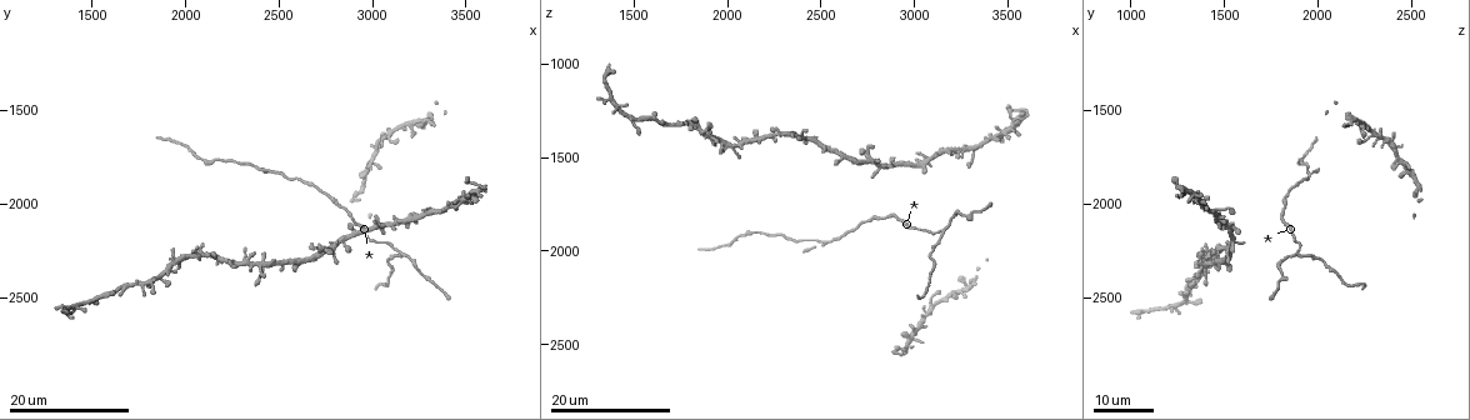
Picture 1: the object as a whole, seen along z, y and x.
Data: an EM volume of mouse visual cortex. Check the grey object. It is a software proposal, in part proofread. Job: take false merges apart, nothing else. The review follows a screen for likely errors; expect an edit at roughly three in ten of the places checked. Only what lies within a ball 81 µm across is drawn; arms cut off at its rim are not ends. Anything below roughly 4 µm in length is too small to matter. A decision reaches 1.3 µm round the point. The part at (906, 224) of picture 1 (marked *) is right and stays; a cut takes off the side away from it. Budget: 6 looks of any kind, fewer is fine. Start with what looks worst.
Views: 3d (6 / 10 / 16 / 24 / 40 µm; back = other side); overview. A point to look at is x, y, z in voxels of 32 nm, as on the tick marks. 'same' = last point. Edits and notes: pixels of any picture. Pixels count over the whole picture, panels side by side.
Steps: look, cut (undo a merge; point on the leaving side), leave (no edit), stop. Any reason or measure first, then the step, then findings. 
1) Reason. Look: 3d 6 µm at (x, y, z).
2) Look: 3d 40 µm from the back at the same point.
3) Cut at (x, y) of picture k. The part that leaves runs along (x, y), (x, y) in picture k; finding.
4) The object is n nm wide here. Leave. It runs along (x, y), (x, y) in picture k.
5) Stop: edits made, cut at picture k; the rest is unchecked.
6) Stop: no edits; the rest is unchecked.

Three-way junction. Look: 3d 24 µm at (3160, 2260, 1880).

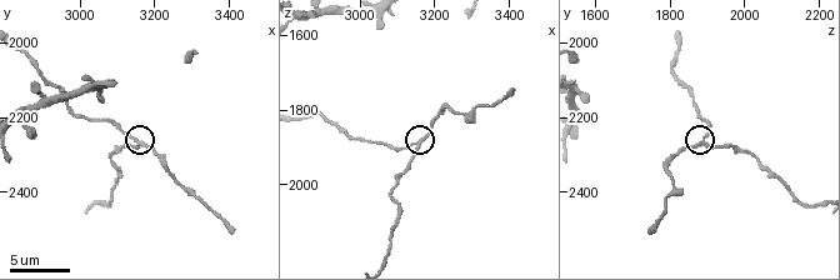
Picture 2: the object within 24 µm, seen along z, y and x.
Closer look. Look: 3d 10 µm at (3170, 2260, 1880).

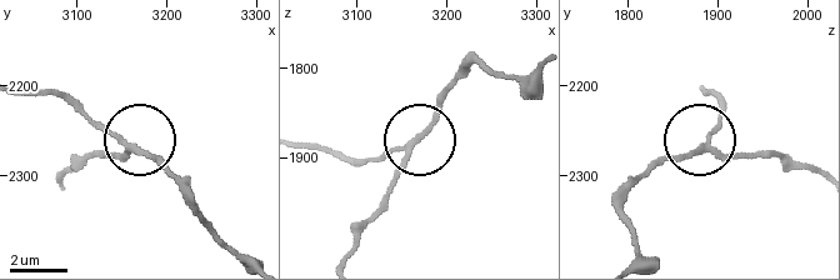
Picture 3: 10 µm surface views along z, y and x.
3 arms meet here. Leave. It runs along (26, 88), (70, 99), (189, 180) in picture 3; continuous, no second neuron.

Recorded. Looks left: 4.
Four-way junction. Look: 3d 24 µm at (2420, 2340, 1380).

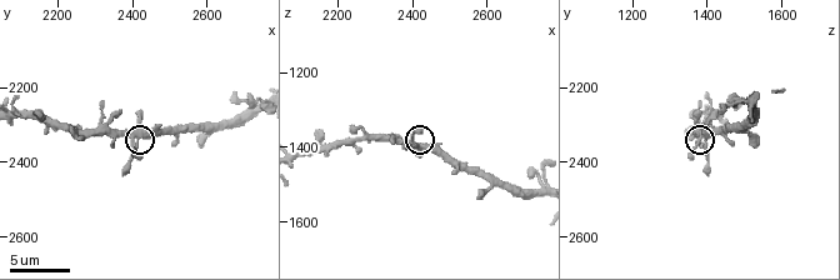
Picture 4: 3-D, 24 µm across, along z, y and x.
Look: 3d 6 µm at (2420, 2340, 1390).

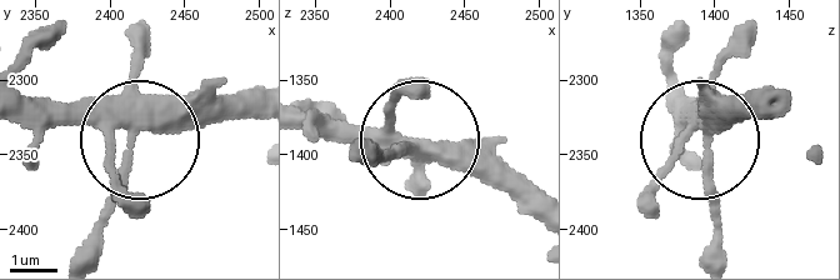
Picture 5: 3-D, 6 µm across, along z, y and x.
From behind. Look: 3d 6 µm from the back at (2414, 2346, 1394).

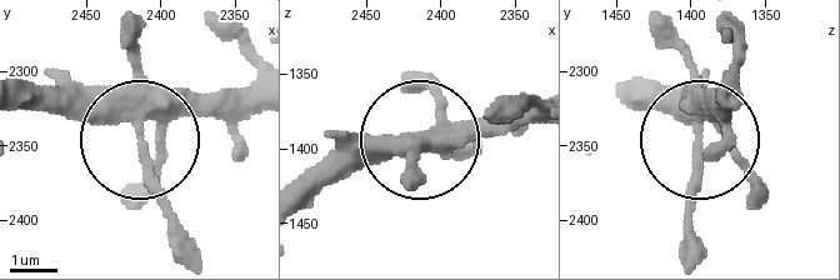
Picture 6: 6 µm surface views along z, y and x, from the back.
Leave. Continuous, no second neuron.

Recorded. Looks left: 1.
Stop: no edits; the rest is unchecked.

